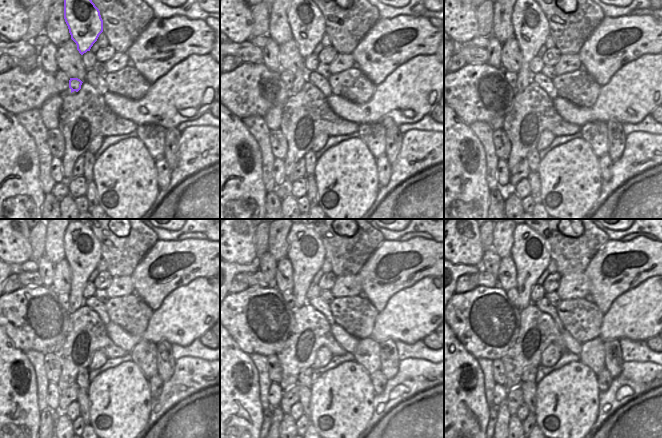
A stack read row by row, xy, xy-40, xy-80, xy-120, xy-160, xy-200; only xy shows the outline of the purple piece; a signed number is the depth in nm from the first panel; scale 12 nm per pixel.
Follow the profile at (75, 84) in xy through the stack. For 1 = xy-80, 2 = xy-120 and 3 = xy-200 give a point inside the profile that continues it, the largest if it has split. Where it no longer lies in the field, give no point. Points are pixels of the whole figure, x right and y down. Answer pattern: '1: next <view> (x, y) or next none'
1: next xy-80 (530, 25)
2: next xy-120 (82, 249)
3: next xy-200 (530, 254)

